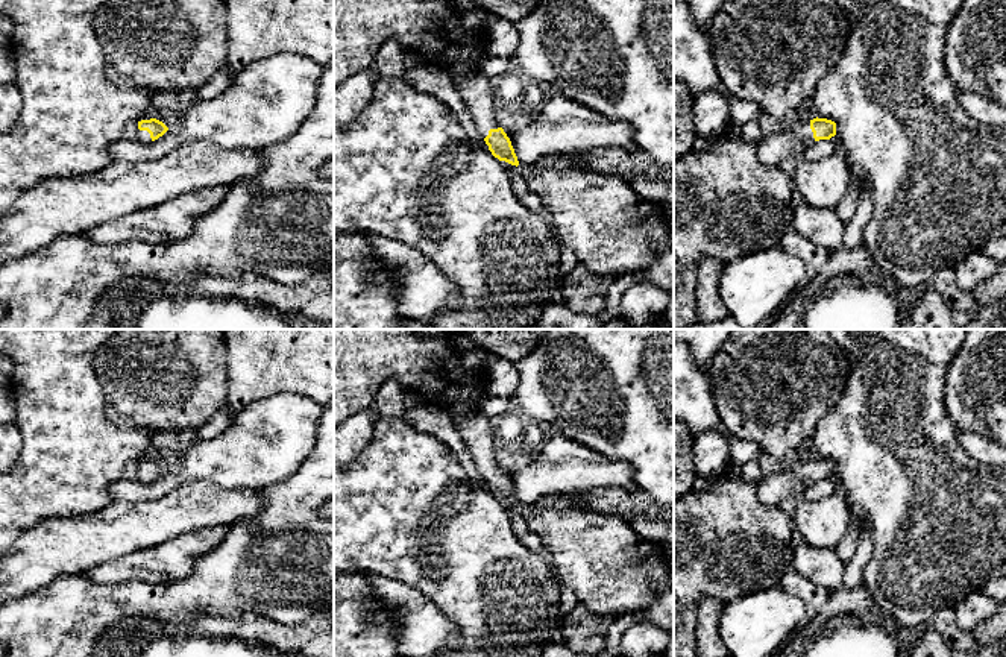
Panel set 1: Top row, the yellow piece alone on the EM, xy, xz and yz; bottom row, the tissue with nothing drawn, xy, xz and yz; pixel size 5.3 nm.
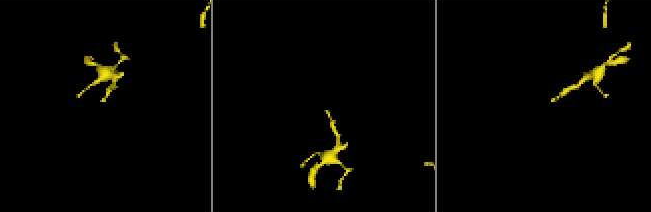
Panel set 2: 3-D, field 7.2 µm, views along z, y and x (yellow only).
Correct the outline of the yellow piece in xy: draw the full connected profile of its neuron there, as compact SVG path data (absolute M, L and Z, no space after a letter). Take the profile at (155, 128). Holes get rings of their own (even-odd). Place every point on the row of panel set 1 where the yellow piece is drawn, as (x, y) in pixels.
M156 118L138 121L138 129L138 141L144 144L158 140L168 130L168 127Z

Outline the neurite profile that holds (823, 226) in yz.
M798 200L794 209L792 228L828 252L844 249L845 223L835 209L813 208Z

